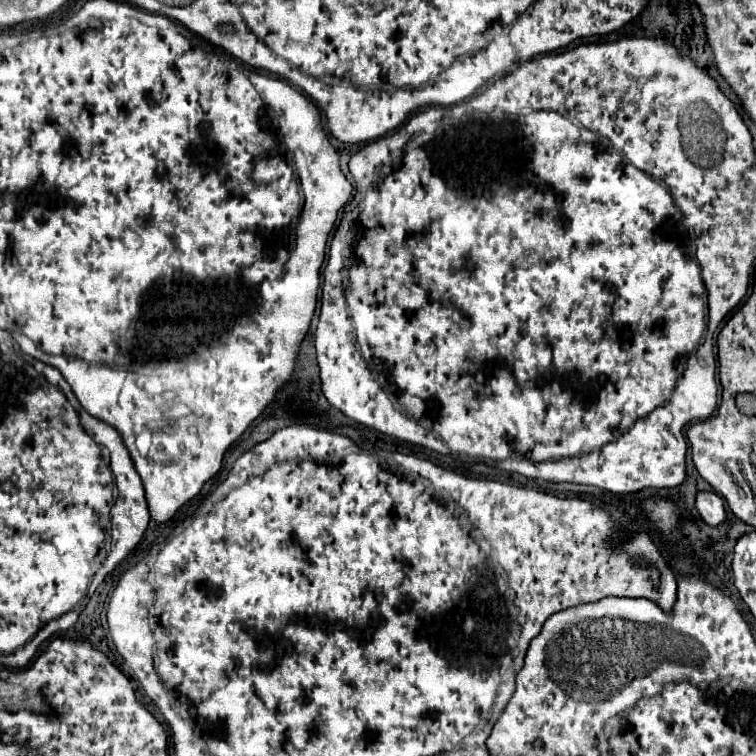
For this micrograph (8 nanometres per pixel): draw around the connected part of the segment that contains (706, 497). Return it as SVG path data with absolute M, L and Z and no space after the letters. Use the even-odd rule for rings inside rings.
M699 493L697 495L697 509L701 513L701 517L705 519L707 525L717 527L727 519L727 511L725 511L725 503L717 493Z

